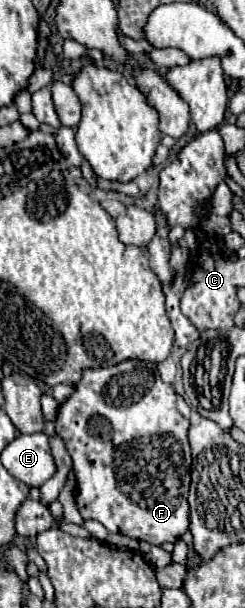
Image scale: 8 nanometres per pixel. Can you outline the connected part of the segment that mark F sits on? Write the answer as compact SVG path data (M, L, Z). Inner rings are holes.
M126 361L126 363L118 363L114 367L104 367L104 369L94 369L94 371L86 371L86 375L82 377L82 381L76 385L74 395L64 401L58 409L58 417L54 421L56 425L56 433L64 439L66 449L74 461L74 473L76 473L76 505L80 515L84 517L84 521L94 519L100 521L110 533L122 533L128 535L132 539L138 541L146 541L152 545L162 545L162 543L176 543L190 527L190 507L188 507L188 489L190 489L190 445L188 445L188 419L184 419L178 409L176 409L176 393L172 385L162 383L160 373L156 369L154 363L146 363L146 361Z

